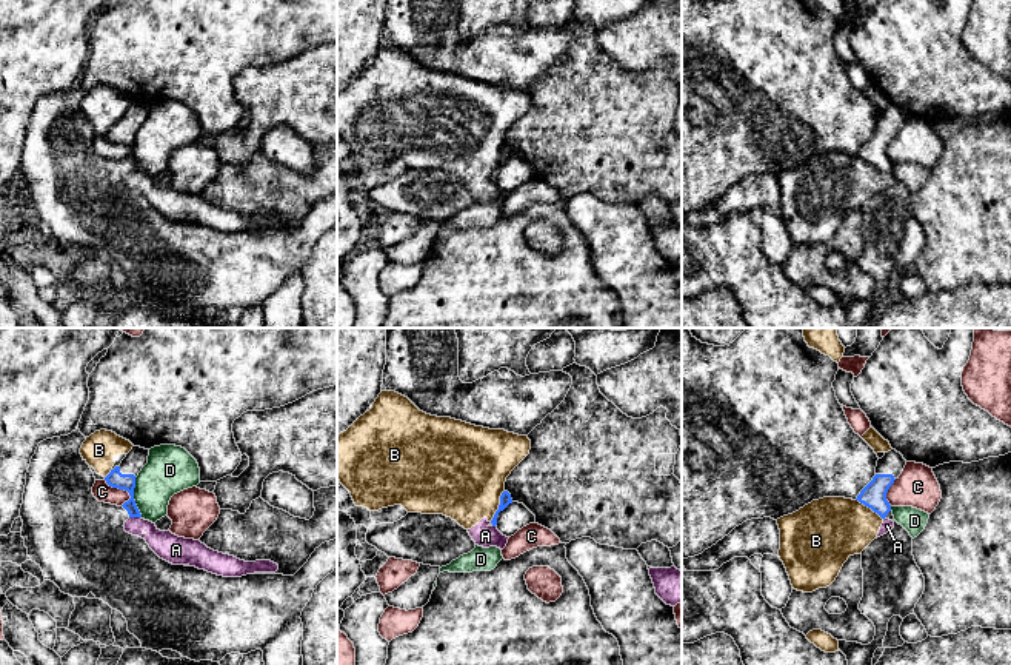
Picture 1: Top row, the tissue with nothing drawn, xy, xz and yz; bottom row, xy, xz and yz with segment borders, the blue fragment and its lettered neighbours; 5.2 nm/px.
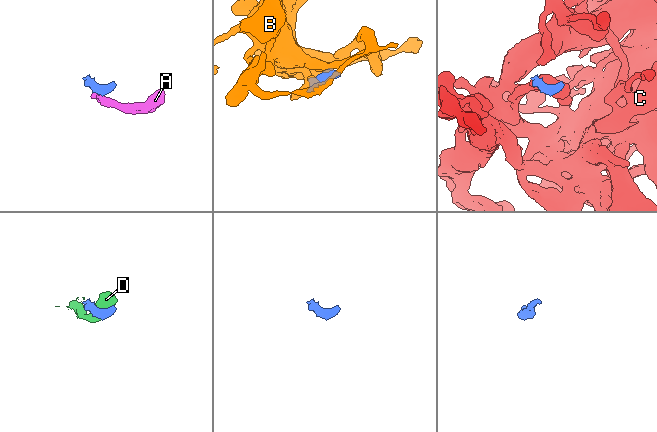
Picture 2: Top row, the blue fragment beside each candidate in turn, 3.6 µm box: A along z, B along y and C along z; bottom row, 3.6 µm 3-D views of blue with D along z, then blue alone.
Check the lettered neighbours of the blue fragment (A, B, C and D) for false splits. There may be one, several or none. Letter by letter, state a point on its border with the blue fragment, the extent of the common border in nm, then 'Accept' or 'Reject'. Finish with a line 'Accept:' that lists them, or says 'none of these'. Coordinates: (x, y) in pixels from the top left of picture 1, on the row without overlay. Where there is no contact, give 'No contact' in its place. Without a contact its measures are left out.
A: Touches blue at xy (136, 171). Shared border 60 nm. Reject
B: Touches blue at xz (499, 160). Shared border 180 nm. Reject
C: Touches blue at xy (119, 143). Shared border 170 nm. Reject
D: Touches blue at xy (133, 153). Shared border 220 nm. Reject
Accept: none of these

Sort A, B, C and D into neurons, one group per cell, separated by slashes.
A B / C D

